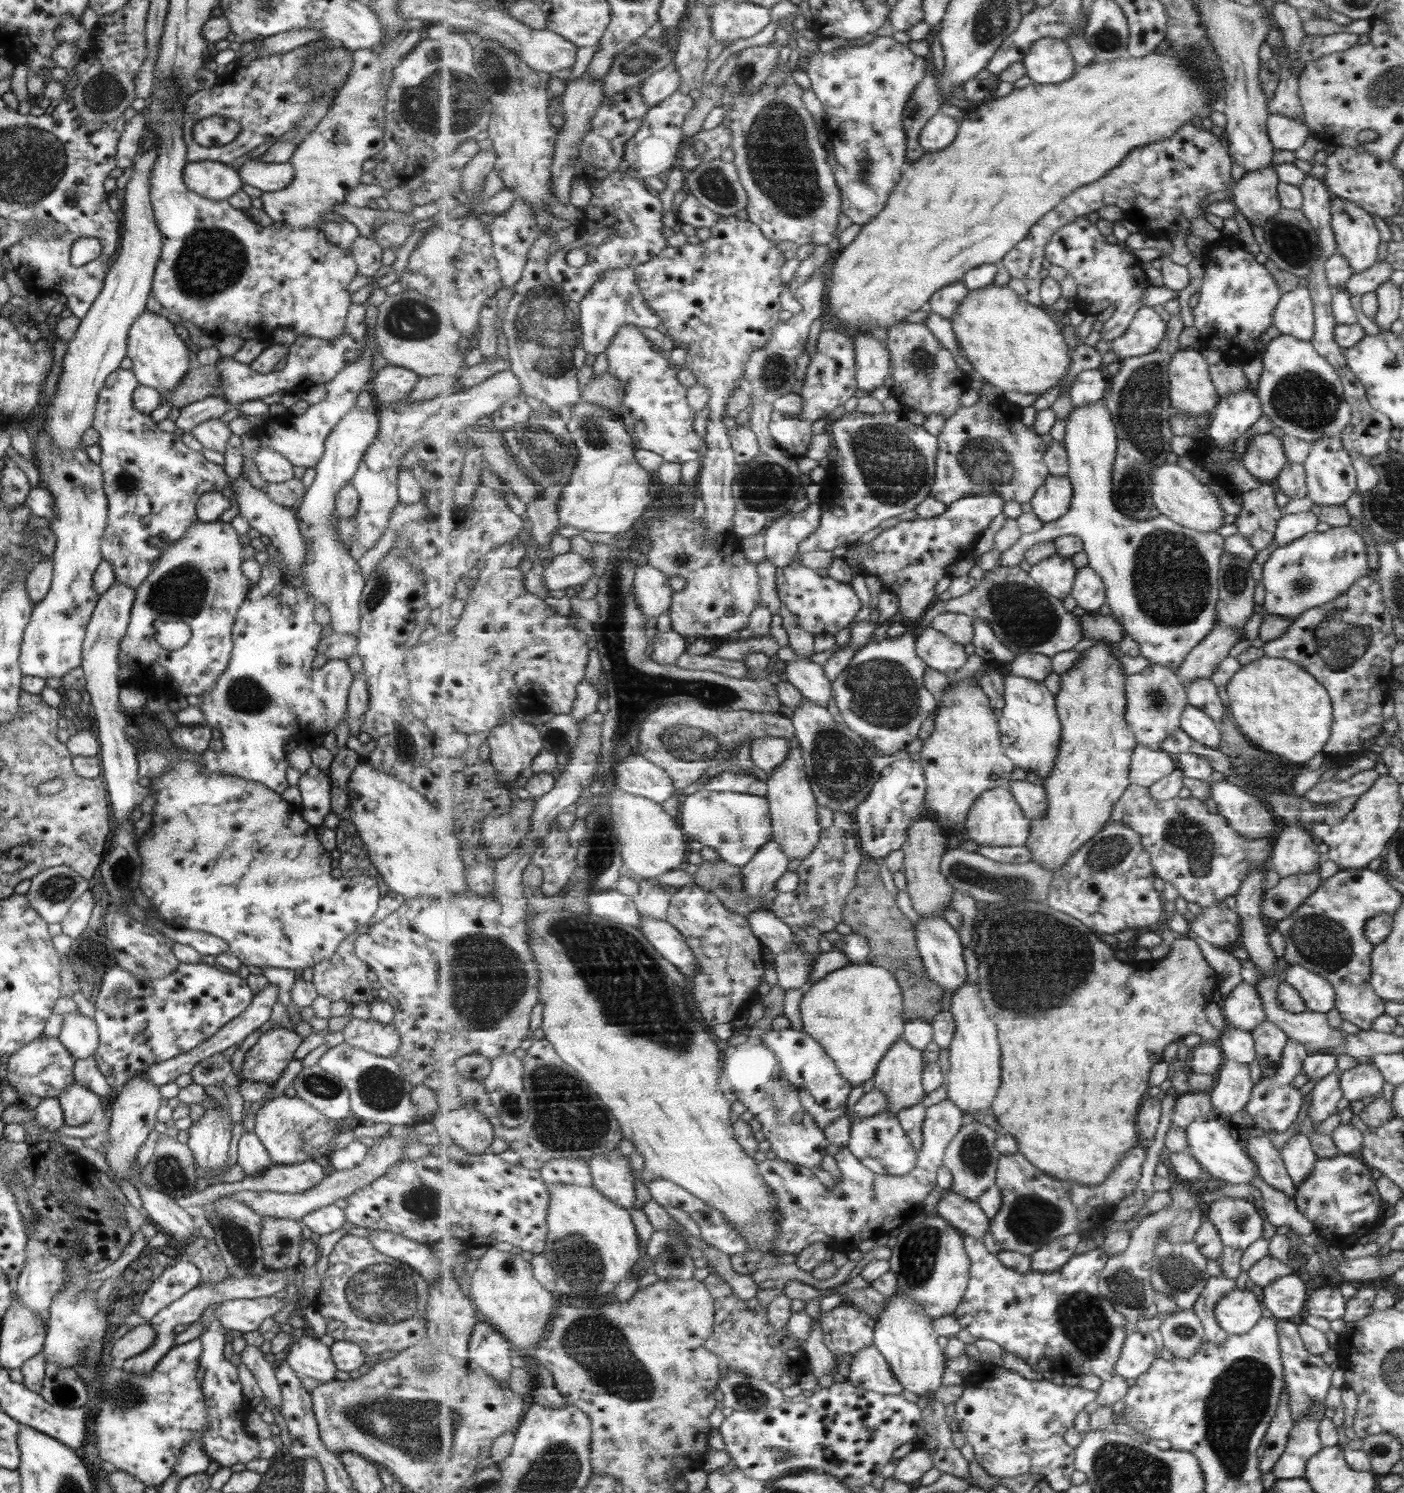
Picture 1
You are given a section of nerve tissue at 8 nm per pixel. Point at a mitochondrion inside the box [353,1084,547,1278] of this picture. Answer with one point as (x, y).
(422, 1200)

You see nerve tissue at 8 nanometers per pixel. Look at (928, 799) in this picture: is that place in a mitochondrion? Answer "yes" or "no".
no

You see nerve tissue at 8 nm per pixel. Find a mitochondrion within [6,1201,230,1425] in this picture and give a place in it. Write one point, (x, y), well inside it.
(124, 1395)

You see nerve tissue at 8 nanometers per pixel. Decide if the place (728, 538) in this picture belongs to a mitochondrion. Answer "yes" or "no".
no

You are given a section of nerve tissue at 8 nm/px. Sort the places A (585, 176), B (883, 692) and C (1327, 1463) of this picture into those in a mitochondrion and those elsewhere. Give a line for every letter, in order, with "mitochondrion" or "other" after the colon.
A: other
B: mitochondrion
C: other

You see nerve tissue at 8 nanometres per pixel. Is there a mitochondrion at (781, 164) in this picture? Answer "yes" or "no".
yes

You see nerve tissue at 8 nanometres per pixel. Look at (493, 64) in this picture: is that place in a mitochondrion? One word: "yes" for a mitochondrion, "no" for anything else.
yes

